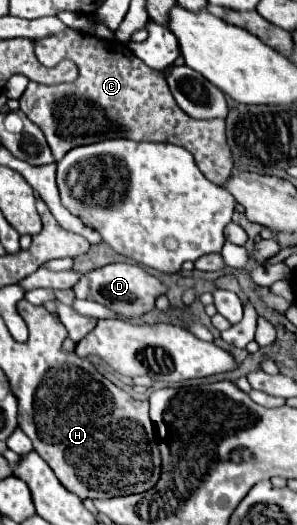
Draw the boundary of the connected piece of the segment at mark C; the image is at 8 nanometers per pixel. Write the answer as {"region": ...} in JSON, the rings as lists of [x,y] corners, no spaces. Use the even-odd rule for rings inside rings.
{"region":[[[67,29],[59,35],[35,41],[35,55],[39,63],[53,65],[69,59],[79,69],[79,77],[73,83],[29,83],[19,99],[21,111],[45,133],[57,161],[61,161],[63,153],[73,147],[91,145],[111,137],[127,137],[133,141],[163,141],[179,145],[193,153],[199,171],[211,183],[225,185],[229,179],[233,155],[227,145],[225,121],[195,121],[187,117],[179,105],[175,105],[167,81],[135,57],[127,45],[119,45],[119,41],[101,41],[93,35]]]}

